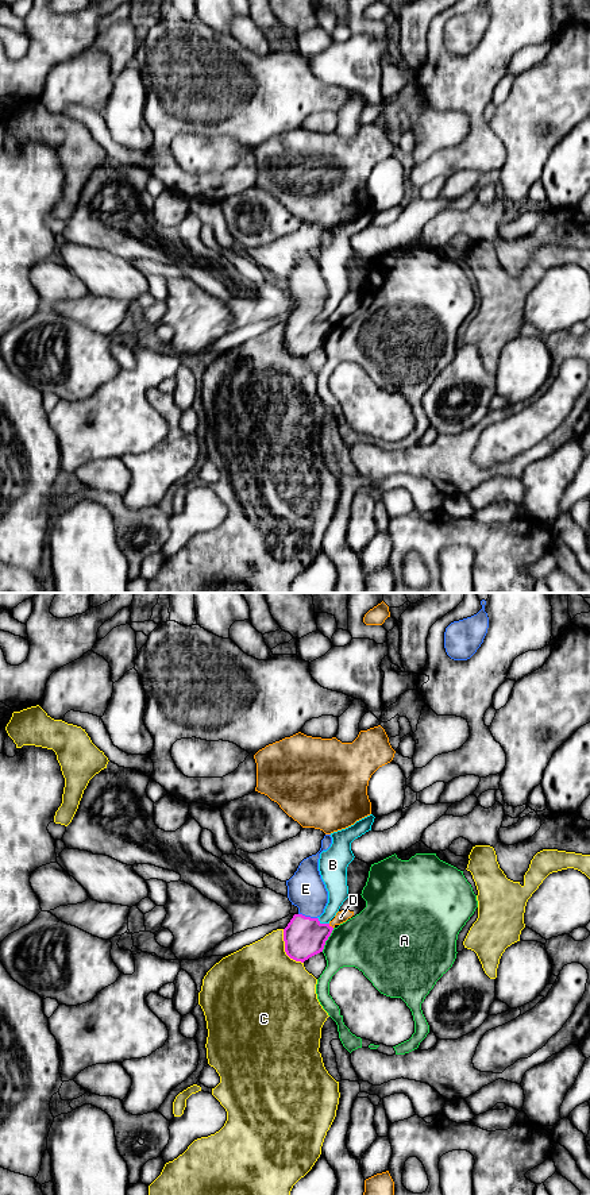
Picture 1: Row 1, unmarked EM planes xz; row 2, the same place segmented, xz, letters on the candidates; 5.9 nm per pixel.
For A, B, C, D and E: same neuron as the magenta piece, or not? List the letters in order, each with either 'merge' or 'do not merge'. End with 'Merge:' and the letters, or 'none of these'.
A: do not merge
B: do not merge
C: do not merge
D: do not merge
E: merge
Merge: E

